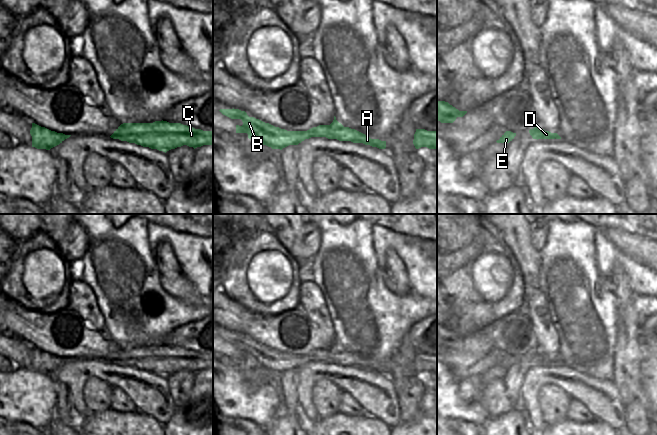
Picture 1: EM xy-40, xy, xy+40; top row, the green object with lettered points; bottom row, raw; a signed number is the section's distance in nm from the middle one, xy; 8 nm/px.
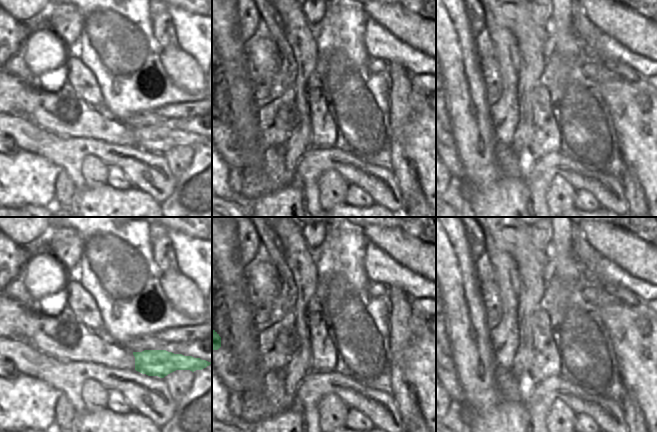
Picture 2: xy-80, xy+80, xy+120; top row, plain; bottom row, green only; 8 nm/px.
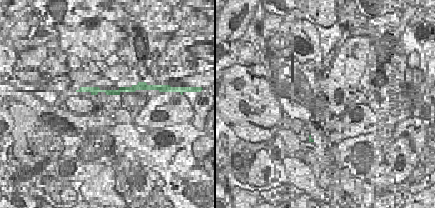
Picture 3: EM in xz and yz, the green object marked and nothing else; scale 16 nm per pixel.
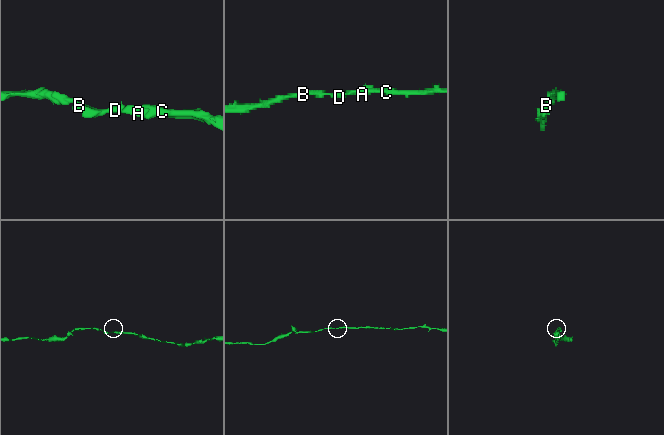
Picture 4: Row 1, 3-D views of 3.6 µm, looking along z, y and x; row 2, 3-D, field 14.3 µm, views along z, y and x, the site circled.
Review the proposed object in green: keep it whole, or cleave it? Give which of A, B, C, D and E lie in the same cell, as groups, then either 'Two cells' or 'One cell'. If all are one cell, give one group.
Groups: A B C D E. One cell.

